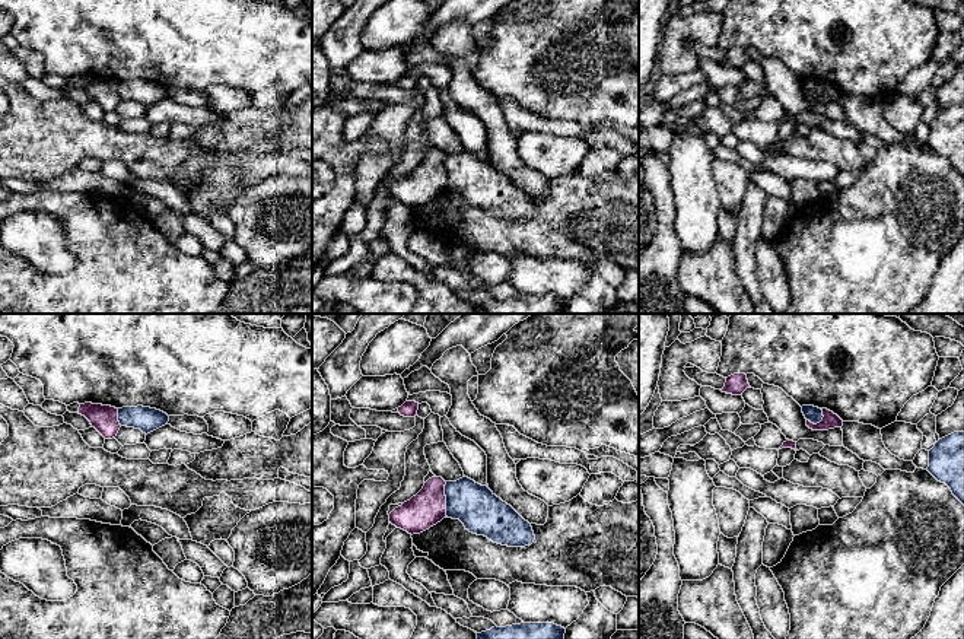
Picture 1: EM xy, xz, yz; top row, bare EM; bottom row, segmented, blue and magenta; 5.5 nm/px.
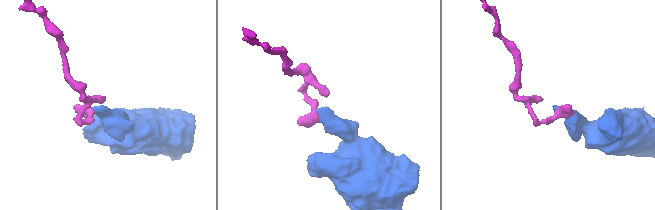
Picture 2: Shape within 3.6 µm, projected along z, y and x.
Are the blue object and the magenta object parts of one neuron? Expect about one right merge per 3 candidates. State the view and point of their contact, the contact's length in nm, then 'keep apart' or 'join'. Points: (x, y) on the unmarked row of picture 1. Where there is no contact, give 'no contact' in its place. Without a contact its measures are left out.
xz (446, 172) | 190 nm | keep apart

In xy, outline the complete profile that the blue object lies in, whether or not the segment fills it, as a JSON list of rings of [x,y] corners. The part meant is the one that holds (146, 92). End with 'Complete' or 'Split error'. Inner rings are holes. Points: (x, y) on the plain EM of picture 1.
[[[123,80],[118,82],[118,95],[121,99],[140,102],[143,106],[150,106],[169,95],[169,89],[160,83],[150,80]]]. Complete

